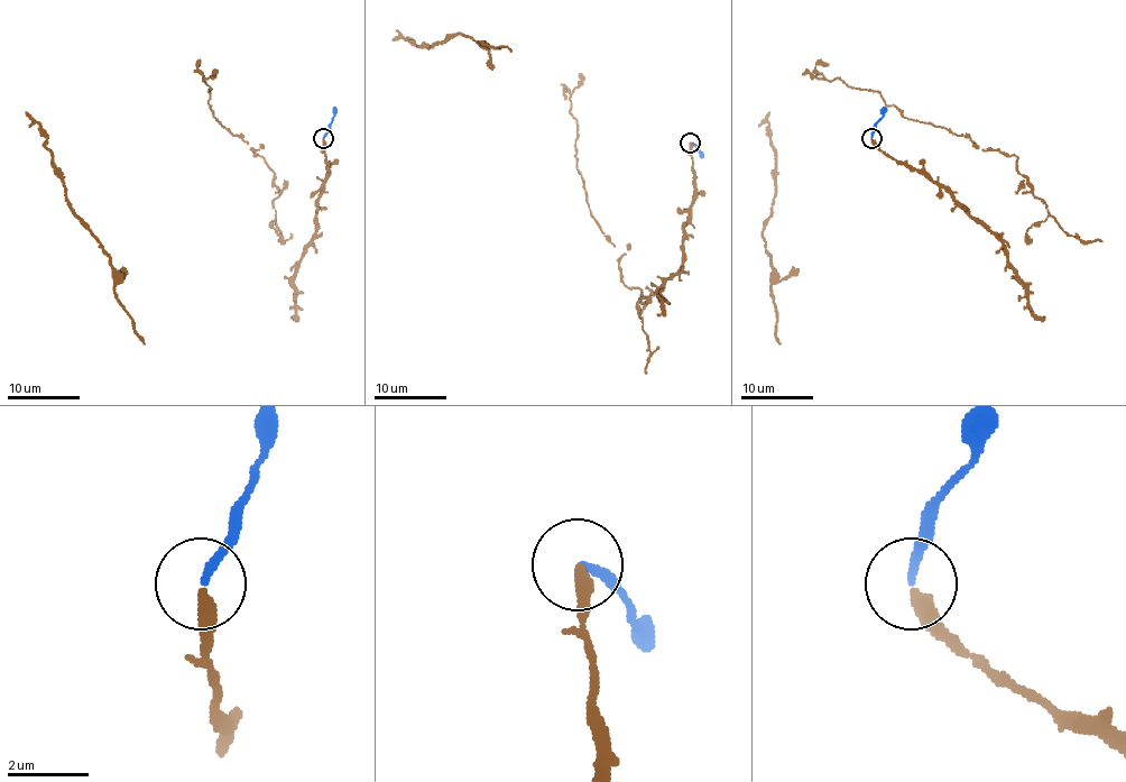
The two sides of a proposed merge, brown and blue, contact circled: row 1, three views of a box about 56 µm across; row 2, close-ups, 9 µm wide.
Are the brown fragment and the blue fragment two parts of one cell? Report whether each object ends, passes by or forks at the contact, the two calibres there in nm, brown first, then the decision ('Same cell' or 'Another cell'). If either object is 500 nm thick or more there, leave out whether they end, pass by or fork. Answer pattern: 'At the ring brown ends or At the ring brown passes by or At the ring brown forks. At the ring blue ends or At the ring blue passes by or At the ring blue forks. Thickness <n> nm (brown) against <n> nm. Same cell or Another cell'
At the ring brown ends. At the ring blue ends. Thickness 360 nm (brown) against 190 nm. Same cell

